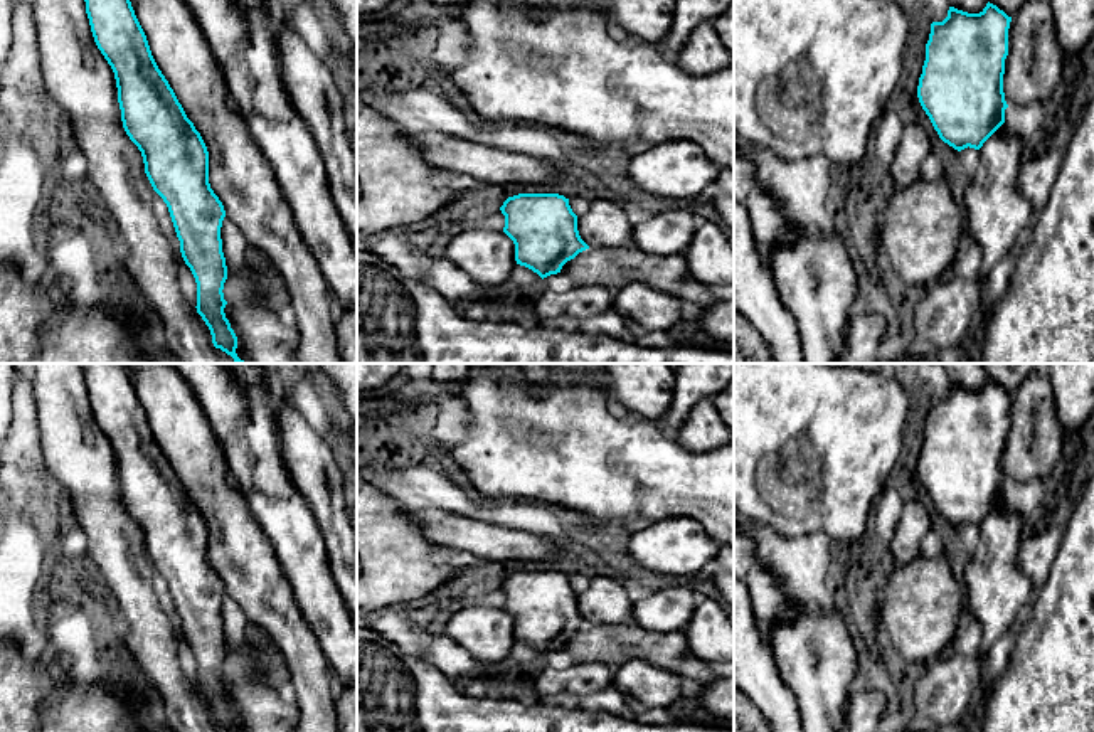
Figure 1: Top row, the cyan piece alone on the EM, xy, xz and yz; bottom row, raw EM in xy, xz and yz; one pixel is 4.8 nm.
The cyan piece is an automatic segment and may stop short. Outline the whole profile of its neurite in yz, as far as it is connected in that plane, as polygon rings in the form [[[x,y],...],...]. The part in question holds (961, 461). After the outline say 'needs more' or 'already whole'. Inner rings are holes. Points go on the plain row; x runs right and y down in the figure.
[[[988,379],[980,390],[949,384],[943,399],[931,400],[917,475],[939,515],[958,528],[968,523],[980,527],[1005,500],[1003,451],[1010,399],[1012,394]]]; already whole

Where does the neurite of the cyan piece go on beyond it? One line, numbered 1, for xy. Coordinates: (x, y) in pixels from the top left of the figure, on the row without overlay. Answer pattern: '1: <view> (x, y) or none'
1: none

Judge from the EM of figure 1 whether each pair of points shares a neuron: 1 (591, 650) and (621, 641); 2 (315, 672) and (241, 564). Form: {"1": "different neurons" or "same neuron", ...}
{"1": "same neuron", "2": "same neuron"}

